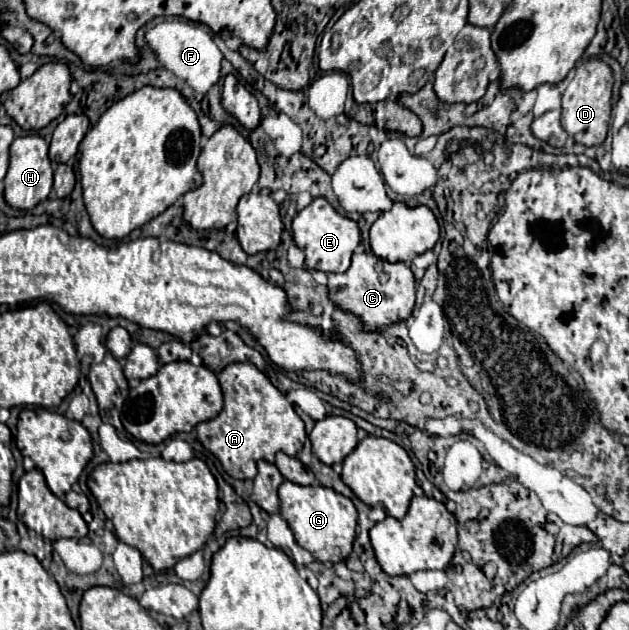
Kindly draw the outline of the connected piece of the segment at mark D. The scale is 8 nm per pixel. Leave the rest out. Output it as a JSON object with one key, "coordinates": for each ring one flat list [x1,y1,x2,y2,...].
{"coordinates":[[587,59,575,69,575,77,563,93,563,129,581,145,595,147,601,145,607,137,609,119,611,119,611,89,613,89,613,71,601,59]]}

